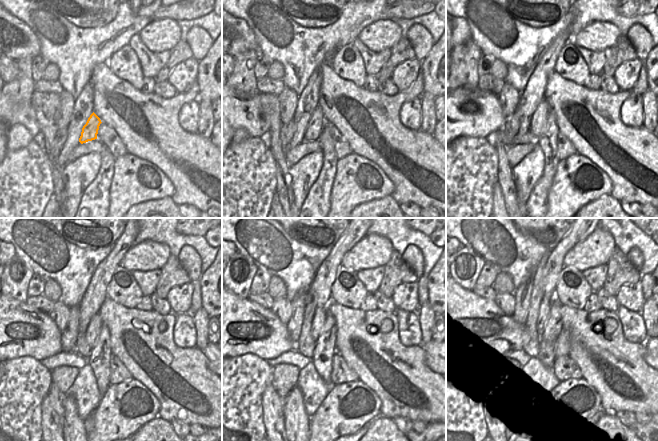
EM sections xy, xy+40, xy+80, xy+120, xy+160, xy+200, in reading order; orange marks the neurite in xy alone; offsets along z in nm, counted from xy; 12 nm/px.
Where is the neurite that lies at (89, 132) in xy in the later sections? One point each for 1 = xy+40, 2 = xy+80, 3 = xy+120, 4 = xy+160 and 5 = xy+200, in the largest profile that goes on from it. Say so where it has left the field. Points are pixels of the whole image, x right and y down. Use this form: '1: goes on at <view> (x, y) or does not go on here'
1: goes on at xy+40 (314, 128)
2: goes on at xy+80 (538, 121)
3: goes on at xy+120 (94, 327)
4: goes on at xy+160 (319, 318)
5: goes on at xy+200 (544, 309)

